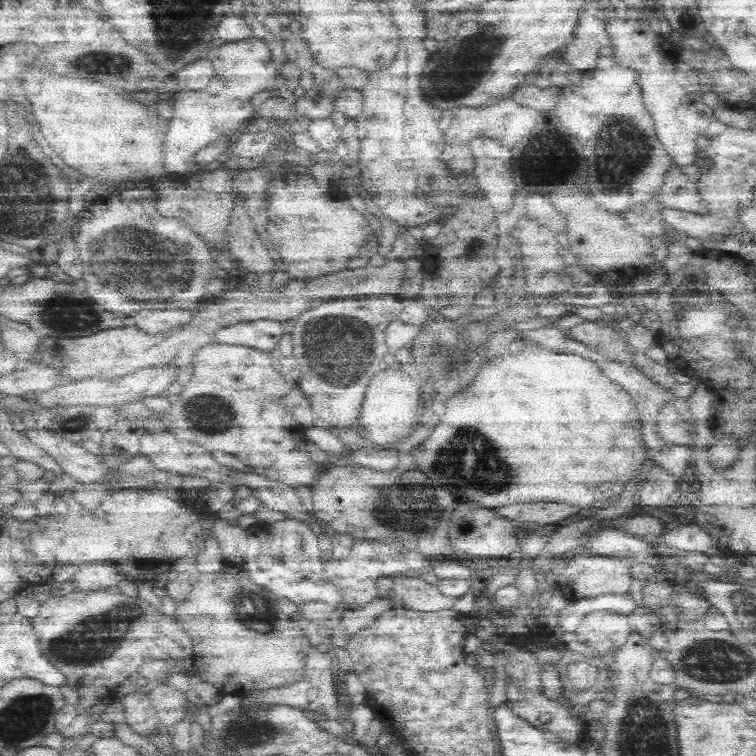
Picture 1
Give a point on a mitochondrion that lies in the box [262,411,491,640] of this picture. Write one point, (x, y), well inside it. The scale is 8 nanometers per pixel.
(402, 514)

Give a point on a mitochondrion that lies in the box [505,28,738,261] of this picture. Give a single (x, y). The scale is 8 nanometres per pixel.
(622, 149)

